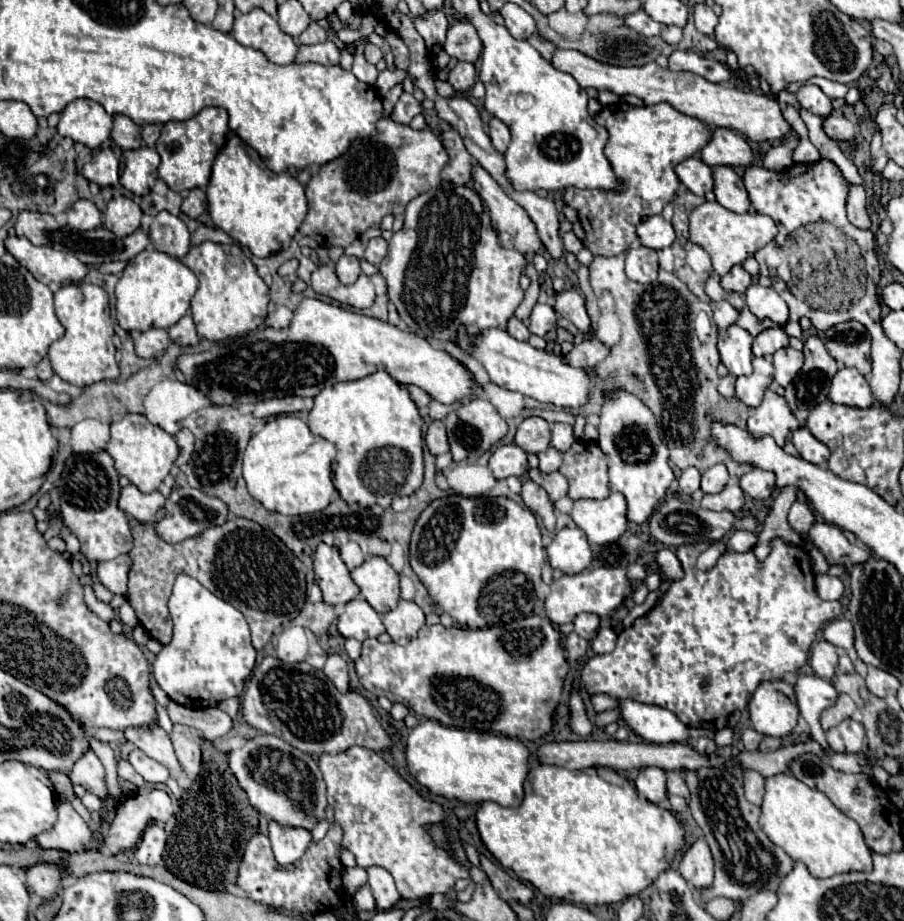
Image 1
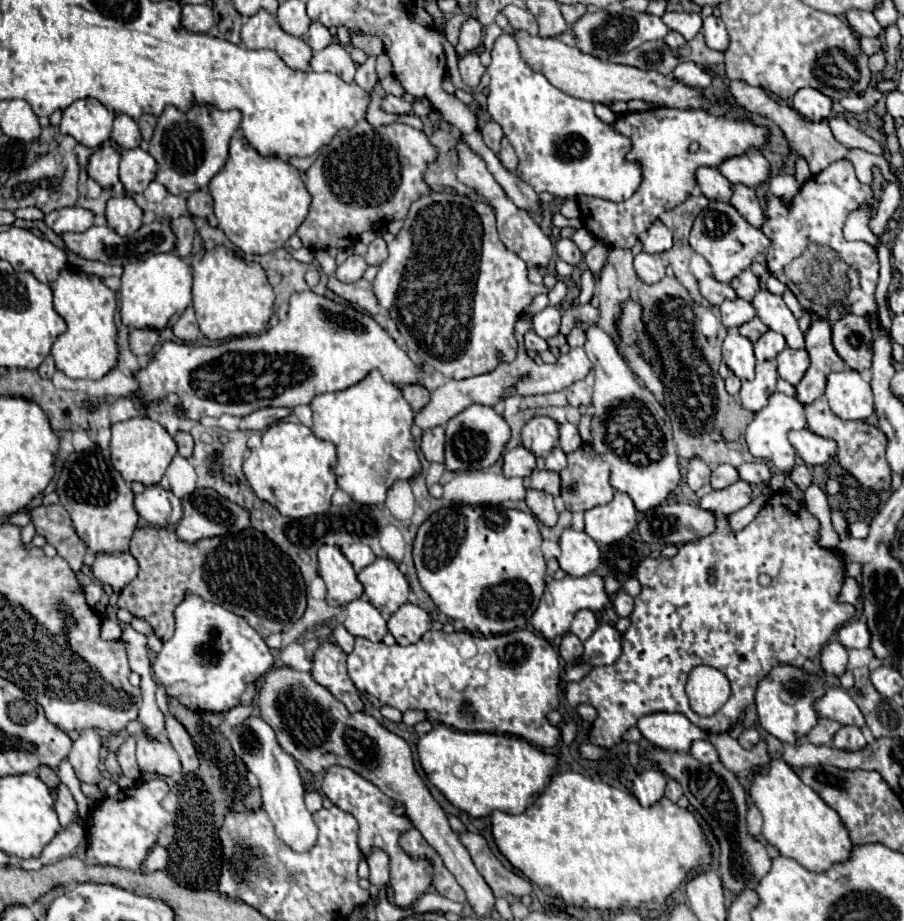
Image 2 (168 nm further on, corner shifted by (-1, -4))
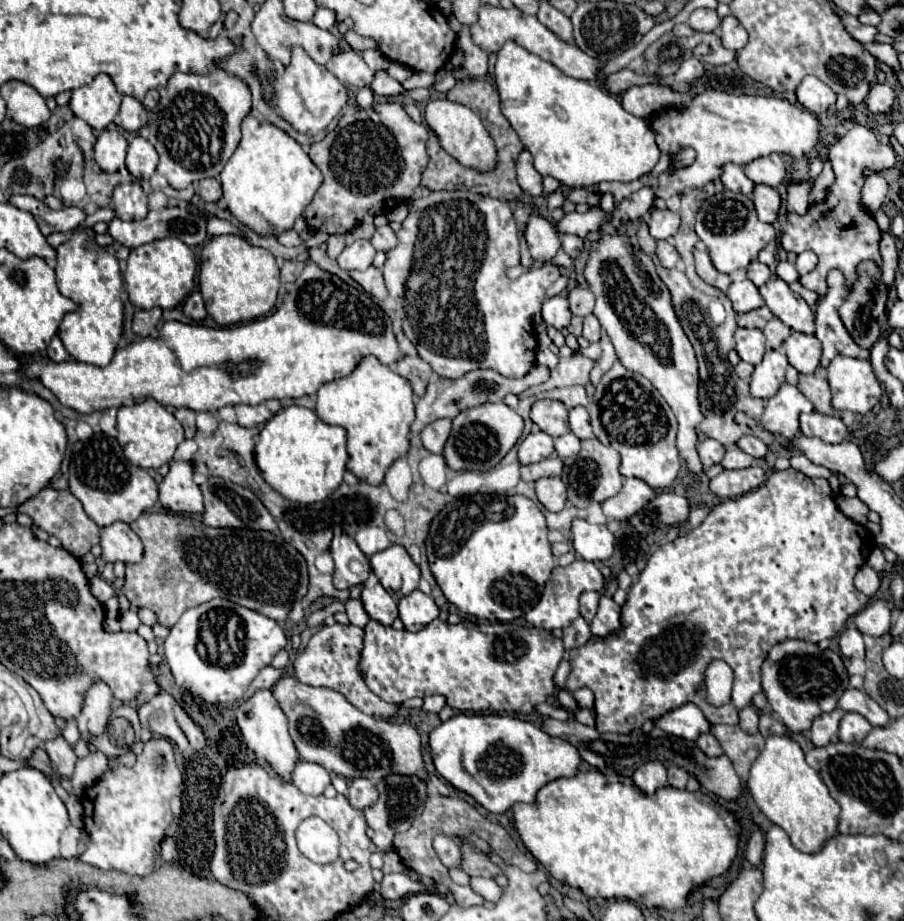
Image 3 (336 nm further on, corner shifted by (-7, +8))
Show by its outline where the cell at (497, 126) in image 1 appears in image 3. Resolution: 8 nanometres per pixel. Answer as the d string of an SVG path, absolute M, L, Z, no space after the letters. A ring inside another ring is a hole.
M527 150L521 152L519 160L517 160L517 182L523 188L523 192L531 194L531 196L541 196L541 180L543 176L533 168L533 160L531 154Z

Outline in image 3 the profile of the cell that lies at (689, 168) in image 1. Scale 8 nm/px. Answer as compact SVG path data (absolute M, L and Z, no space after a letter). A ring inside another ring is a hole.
M725 164L721 180L723 180L725 188L731 188L731 192L743 192L745 196L753 194L755 184L745 176L743 168L737 164Z

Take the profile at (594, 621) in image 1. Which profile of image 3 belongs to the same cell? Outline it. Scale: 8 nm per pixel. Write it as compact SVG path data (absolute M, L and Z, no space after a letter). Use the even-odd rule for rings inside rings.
M583 592L579 598L579 606L581 606L581 616L591 622L595 612L597 612L597 604L599 604L599 592Z

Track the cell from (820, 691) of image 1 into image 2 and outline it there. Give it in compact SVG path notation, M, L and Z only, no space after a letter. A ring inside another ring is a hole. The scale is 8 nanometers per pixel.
M825 688L825 694L813 702L813 708L819 716L833 718L839 724L853 724L859 728L865 724L861 710L843 688Z

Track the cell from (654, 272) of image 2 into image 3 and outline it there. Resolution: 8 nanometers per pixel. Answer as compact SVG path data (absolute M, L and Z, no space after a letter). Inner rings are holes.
M659 240L659 244L657 244L657 256L659 256L659 260L661 260L661 264L665 268L675 268L677 262L679 262L679 258L681 258L679 252L669 242L665 242L665 240Z

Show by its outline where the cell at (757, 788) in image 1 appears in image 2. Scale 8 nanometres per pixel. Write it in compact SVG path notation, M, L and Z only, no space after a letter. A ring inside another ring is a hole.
M749 806L749 814L747 814L747 824L749 824L749 832L753 832L753 836L761 838L761 812L757 806Z

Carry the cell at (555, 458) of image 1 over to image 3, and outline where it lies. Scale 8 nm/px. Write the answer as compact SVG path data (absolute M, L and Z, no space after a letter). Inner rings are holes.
M567 432L559 438L555 438L555 452L557 452L559 458L577 456L579 450L581 450L581 440L573 432Z

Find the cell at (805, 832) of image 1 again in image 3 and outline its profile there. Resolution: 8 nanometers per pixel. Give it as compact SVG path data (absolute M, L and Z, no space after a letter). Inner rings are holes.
M767 736L763 752L751 766L747 778L749 794L759 810L777 826L781 826L795 848L801 852L817 852L819 844L837 832L839 804L831 798L821 776L805 762L805 754L791 736Z

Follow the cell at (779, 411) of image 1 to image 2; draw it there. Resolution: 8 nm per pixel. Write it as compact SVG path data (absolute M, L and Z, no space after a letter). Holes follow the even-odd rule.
M773 392L771 398L769 398L769 404L763 410L759 410L755 414L755 420L747 426L747 444L749 444L749 452L755 458L769 460L777 470L781 470L785 474L783 492L787 492L793 500L801 502L803 500L803 490L799 490L789 480L789 472L791 472L791 468L795 464L795 448L789 444L787 434L789 434L789 430L797 430L797 428L805 428L805 408L803 408L803 404L799 404L797 398L793 398L793 396Z

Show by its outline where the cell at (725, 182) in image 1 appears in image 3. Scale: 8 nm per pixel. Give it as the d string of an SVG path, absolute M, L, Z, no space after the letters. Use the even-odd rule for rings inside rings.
M757 184L755 192L753 192L753 200L755 200L755 210L759 214L759 220L763 220L765 224L773 224L777 220L779 208L781 208L779 192L771 186Z

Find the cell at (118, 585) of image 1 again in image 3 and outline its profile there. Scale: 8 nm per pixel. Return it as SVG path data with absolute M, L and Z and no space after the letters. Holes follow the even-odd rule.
M115 522L101 530L101 548L103 548L101 558L105 562L121 560L125 564L133 564L139 562L143 556L141 538L125 522Z

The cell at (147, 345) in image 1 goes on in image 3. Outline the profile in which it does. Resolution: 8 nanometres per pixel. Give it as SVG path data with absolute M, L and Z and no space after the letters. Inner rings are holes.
M153 308L153 310L137 310L133 316L133 332L137 336L149 336L153 332L153 328L157 326L157 322L161 320L161 310Z

